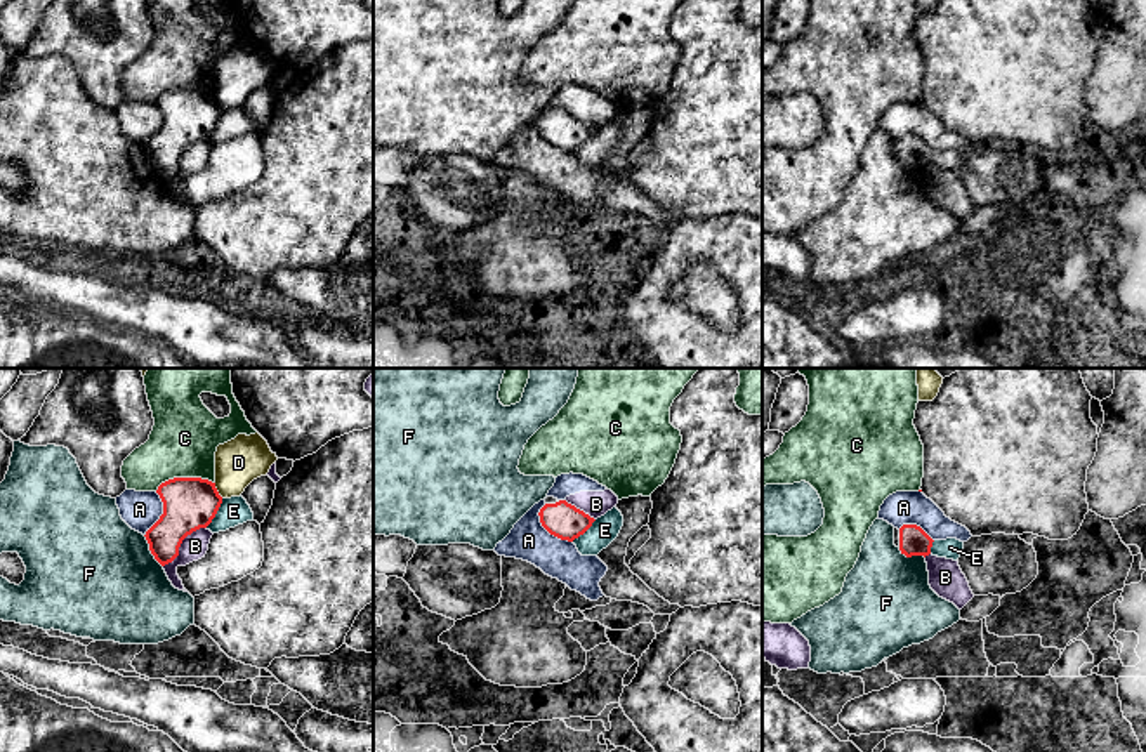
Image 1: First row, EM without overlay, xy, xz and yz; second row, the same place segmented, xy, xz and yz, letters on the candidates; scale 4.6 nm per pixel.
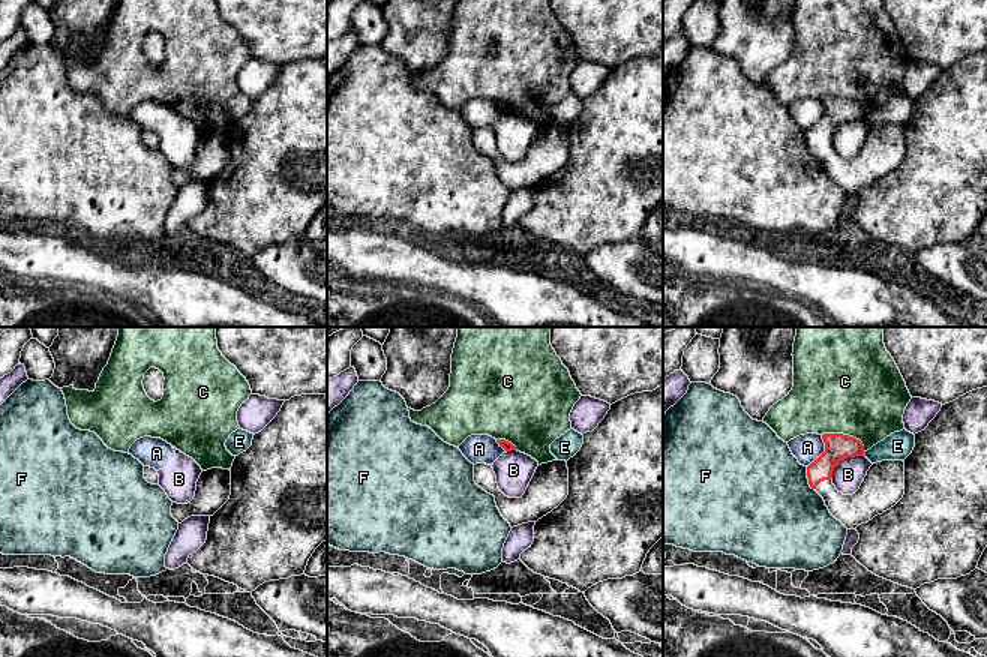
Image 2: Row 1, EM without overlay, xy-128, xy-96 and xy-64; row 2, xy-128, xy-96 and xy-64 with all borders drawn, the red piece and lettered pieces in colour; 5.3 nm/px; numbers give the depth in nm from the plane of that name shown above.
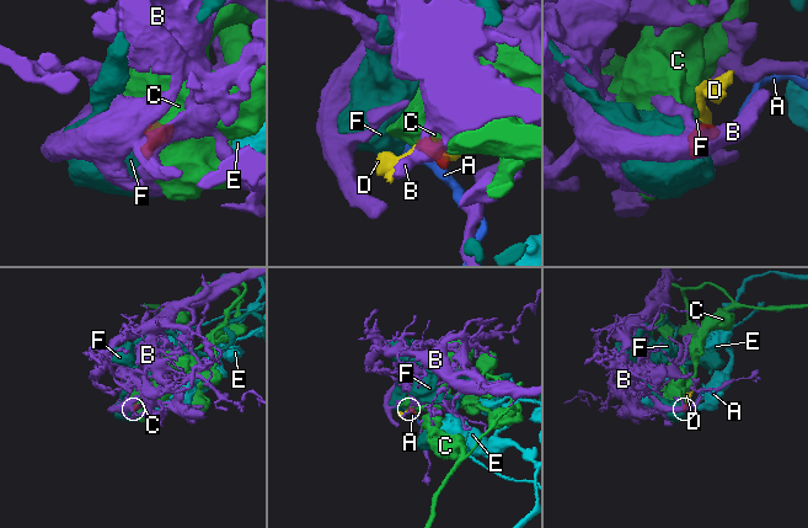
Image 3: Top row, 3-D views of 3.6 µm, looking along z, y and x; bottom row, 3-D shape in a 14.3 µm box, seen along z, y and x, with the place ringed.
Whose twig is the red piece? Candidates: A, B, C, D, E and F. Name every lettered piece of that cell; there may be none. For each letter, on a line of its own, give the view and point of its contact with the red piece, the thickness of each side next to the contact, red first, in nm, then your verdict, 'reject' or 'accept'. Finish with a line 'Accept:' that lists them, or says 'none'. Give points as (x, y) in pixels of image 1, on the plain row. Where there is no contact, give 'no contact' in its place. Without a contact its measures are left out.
A: contact xz (547, 141); calibres 160 and 190 nm; reject
B: contact xy (181, 153); calibres 240 and 120 nm; reject
C: contact xy (184, 89); calibres 240 and 320 nm; reject
D: contact xy (216, 101); calibres 240 and 220 nm; reject
E: contact xy (216, 124); calibres 240 and 130 nm; reject
F: contact xy (150, 160); calibres 220 and 500 nm; reject
Accept: none

